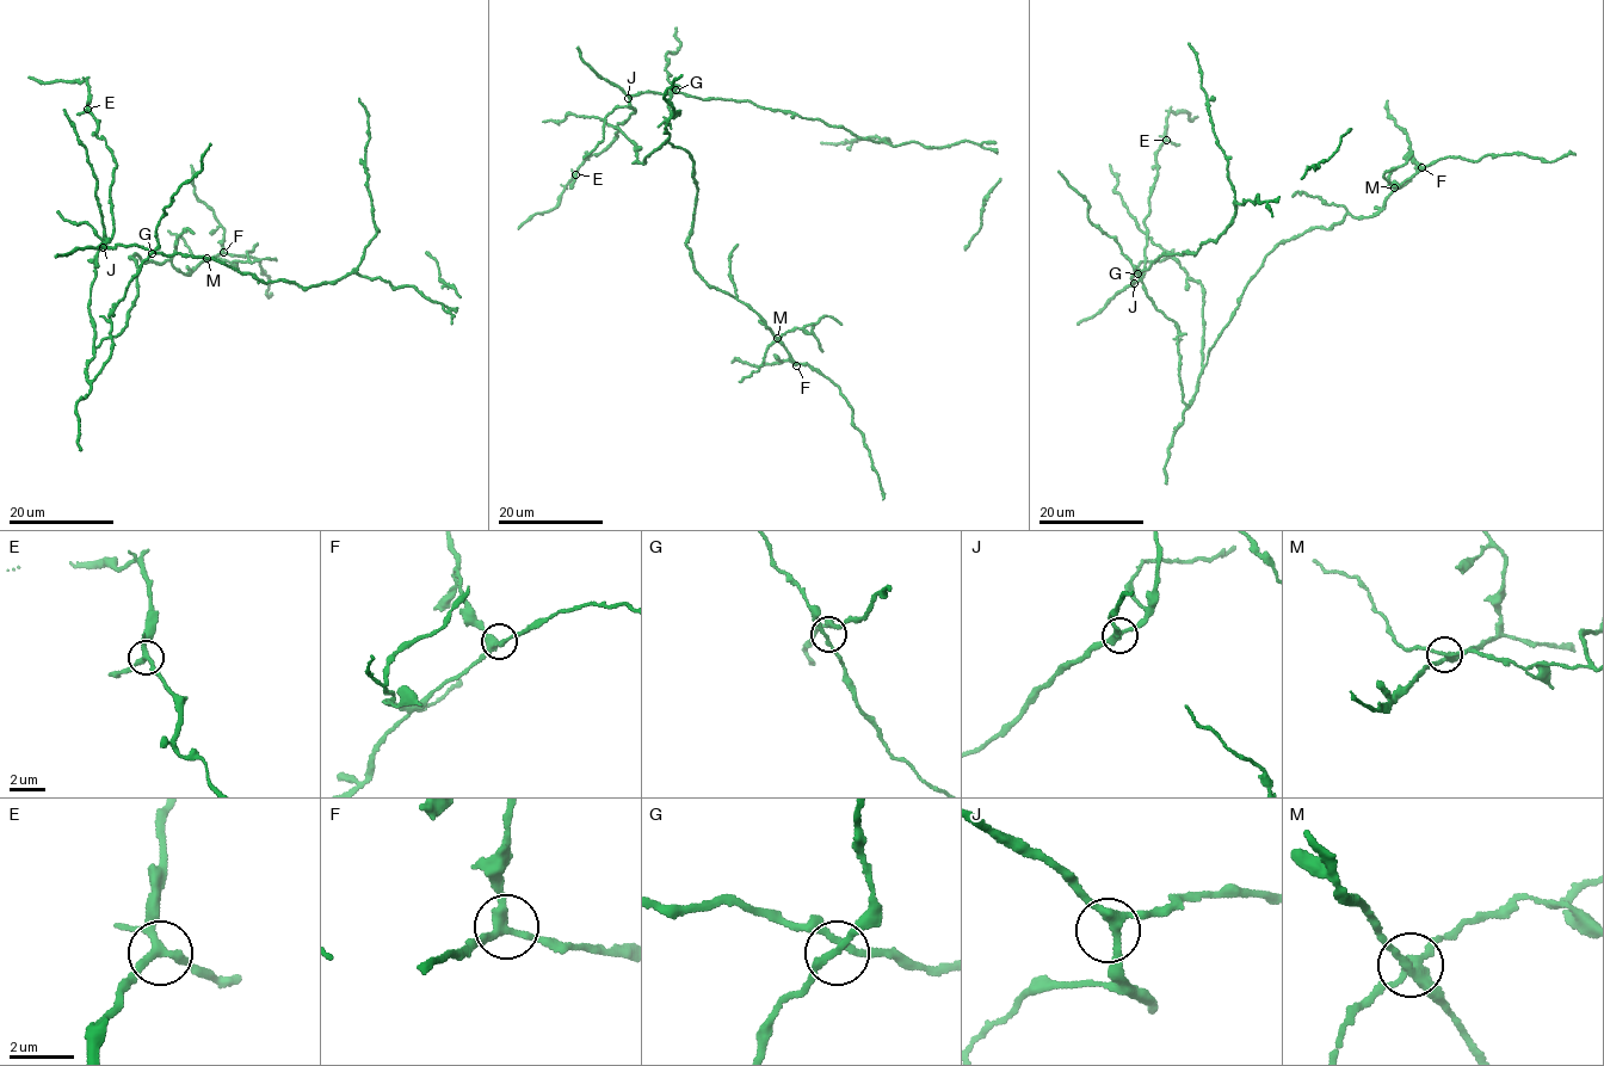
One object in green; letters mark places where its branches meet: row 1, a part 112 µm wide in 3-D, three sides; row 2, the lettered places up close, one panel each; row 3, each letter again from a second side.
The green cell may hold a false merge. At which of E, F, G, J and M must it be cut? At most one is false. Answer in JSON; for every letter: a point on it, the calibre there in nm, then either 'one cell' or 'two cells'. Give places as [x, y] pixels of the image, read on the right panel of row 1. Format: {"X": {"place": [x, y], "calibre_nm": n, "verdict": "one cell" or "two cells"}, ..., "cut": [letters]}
{"E": {"place": [1166, 140], "calibre_nm": 240, "verdict": "one cell"}, "F": {"place": [1421, 167], "calibre_nm": 280, "verdict": "one cell"}, "G": {"place": [1137, 273], "calibre_nm": 180, "verdict": "one cell"}, "J": {"place": [1134, 283], "calibre_nm": 260, "verdict": "one cell"}, "M": {"place": [1394, 188], "calibre_nm": 280, "verdict": "two cells"}, "cut": ["M"]}

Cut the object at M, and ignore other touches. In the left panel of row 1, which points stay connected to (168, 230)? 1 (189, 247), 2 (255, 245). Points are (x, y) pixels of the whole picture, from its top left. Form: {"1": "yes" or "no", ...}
{"1": "yes", "2": "yes"}

